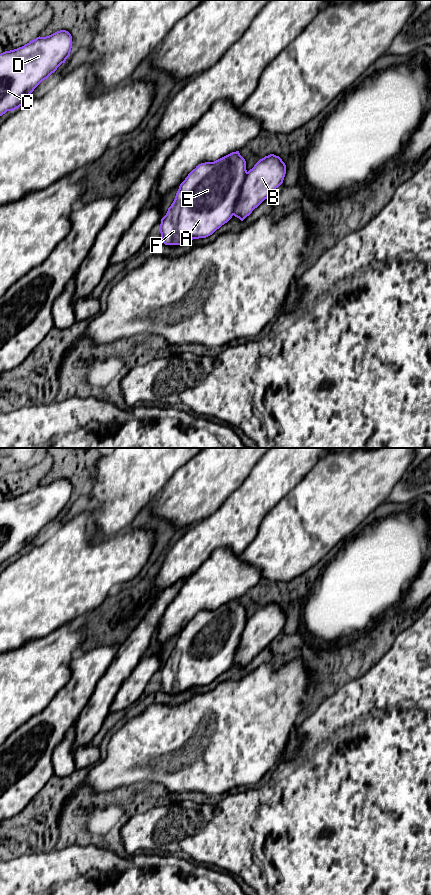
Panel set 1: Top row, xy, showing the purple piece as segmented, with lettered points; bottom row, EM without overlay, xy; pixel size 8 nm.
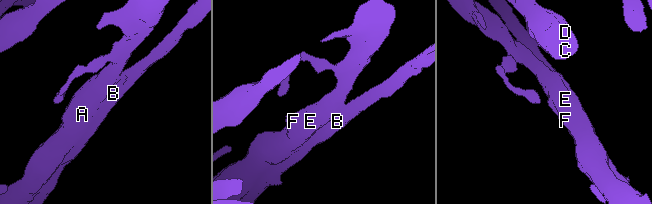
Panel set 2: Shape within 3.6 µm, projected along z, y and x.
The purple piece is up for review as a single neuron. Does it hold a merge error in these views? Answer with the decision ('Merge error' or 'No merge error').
Merge error

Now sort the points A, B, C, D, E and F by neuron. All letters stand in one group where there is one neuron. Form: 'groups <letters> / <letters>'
groups A C D E F / B

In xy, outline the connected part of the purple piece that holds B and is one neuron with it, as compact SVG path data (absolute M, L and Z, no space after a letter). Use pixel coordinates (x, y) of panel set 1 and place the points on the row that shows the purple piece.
M279 156L260 159L247 172L233 215L243 221L283 183L285 174L286 165Z

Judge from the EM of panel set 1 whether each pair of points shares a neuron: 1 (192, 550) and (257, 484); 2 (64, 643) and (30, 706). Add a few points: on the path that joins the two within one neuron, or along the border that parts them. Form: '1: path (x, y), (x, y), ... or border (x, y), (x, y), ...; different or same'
1: path (209, 534), (242, 501); same
2: path (48, 659), (30, 677), (30, 690); same

